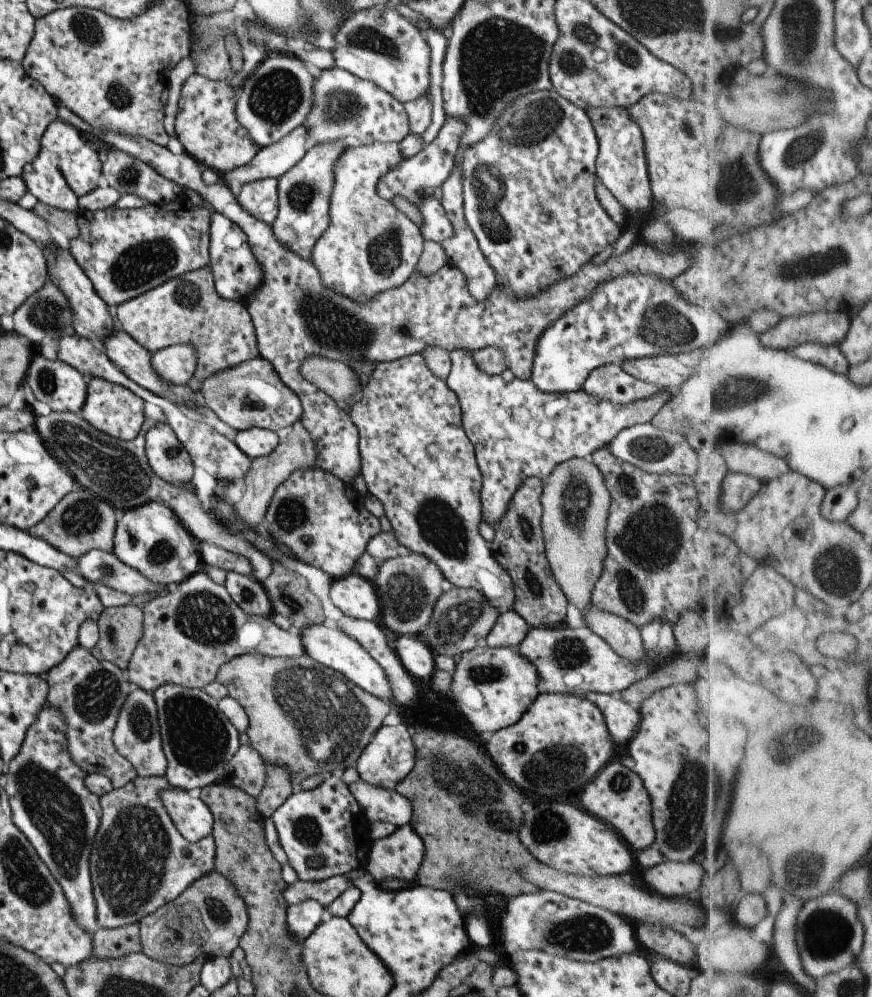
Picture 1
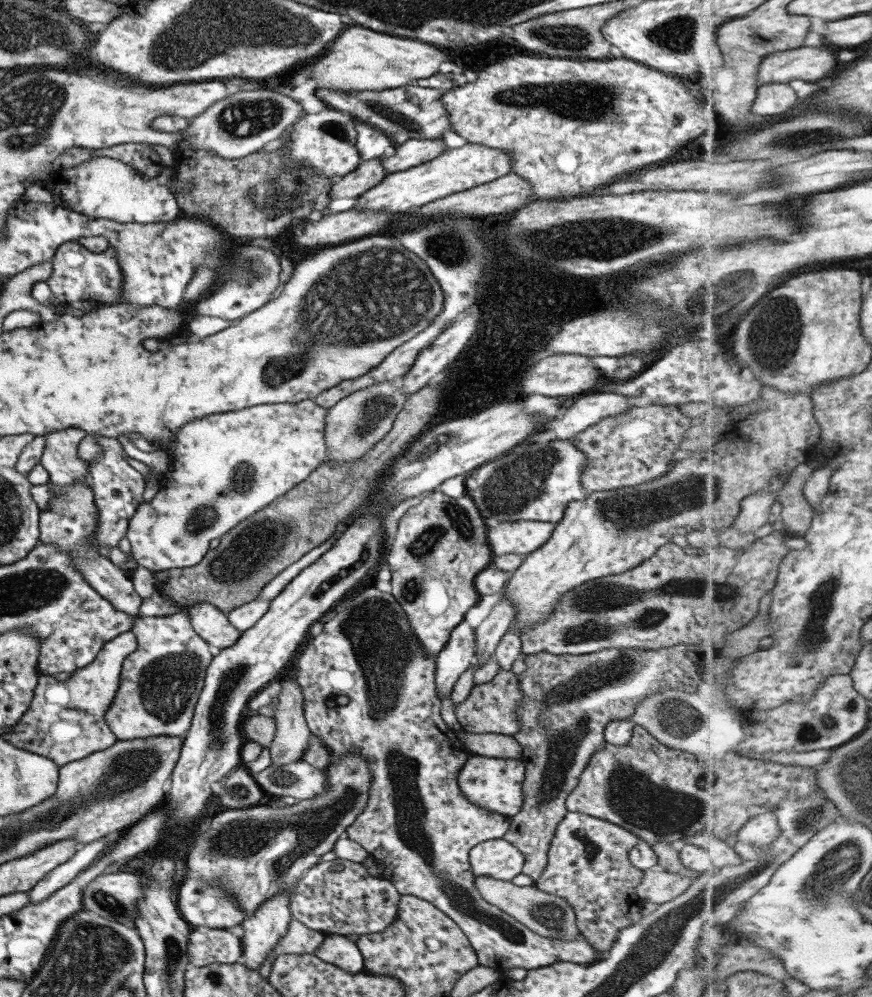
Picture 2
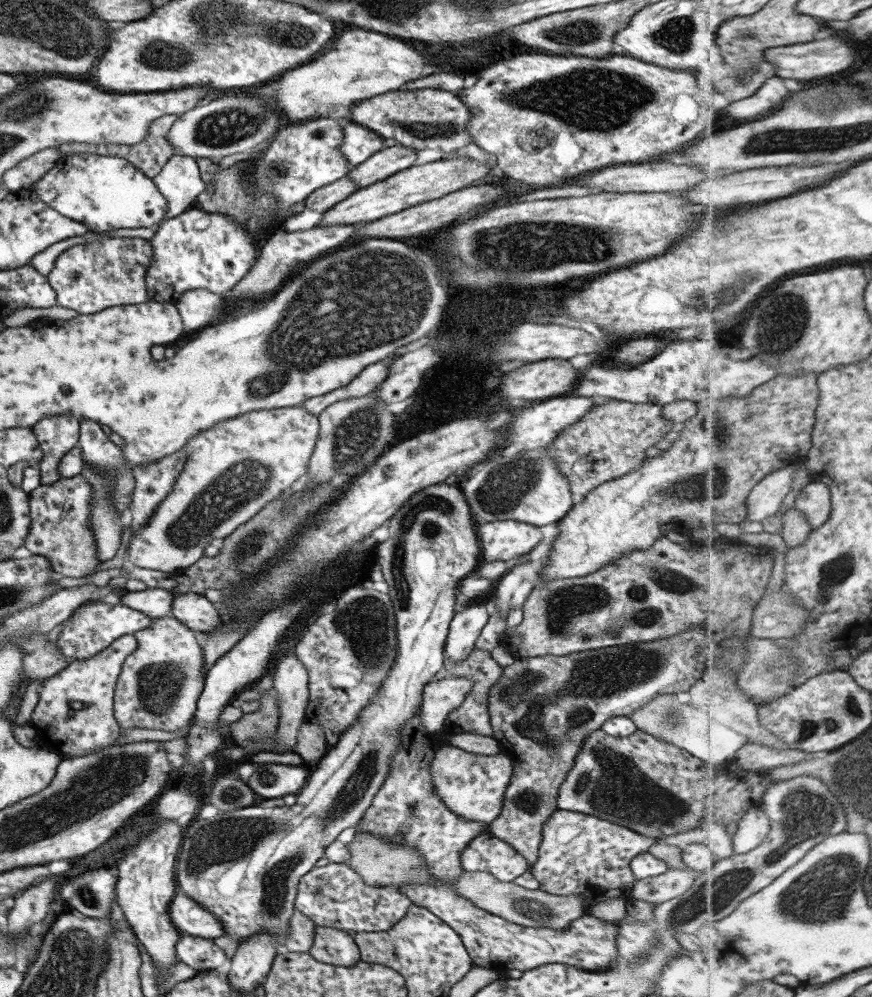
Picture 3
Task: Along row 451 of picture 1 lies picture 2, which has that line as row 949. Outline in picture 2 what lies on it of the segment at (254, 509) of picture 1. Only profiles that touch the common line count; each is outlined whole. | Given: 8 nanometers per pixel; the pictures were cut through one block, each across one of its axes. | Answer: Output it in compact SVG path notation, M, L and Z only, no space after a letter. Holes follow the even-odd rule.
M291 919L283 937L274 944L270 956L258 969L258 974L263 979L268 979L272 960L279 954L312 954L323 941L324 933L311 930L295 919Z

